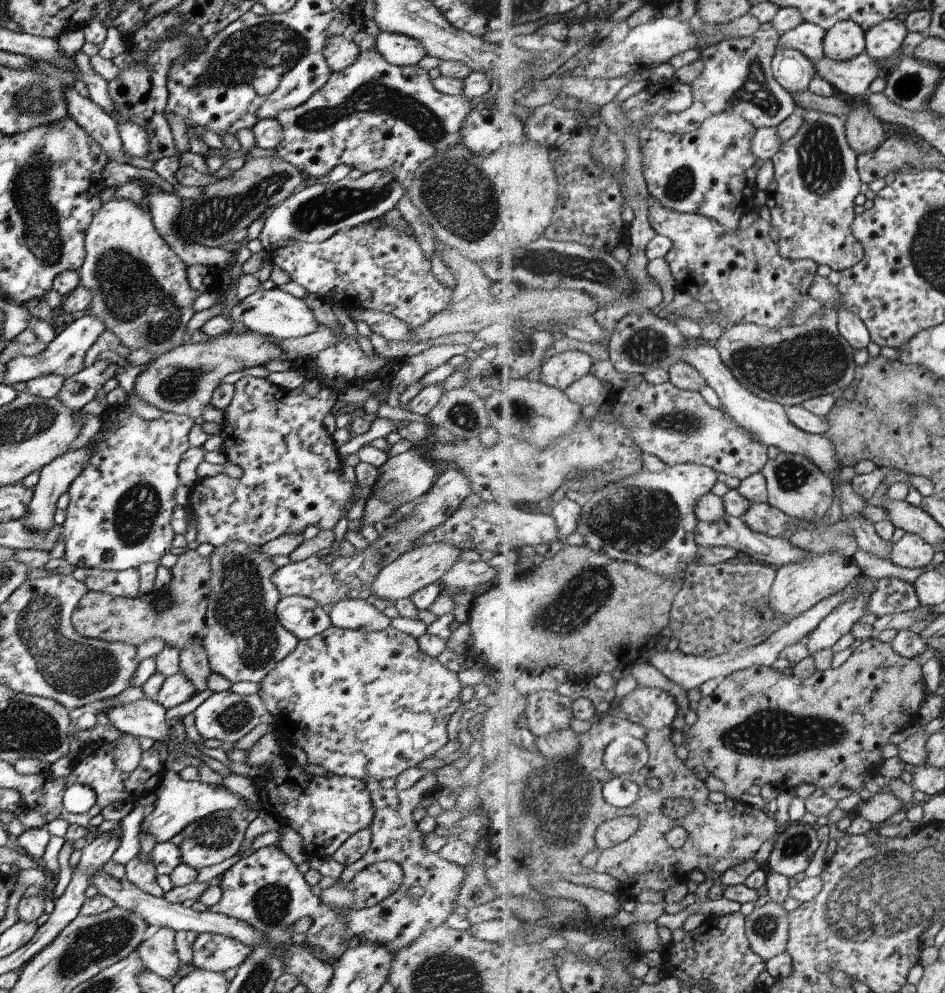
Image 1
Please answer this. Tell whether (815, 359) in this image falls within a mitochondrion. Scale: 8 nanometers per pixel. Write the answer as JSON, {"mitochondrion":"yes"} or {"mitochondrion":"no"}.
{"mitochondrion":"yes"}

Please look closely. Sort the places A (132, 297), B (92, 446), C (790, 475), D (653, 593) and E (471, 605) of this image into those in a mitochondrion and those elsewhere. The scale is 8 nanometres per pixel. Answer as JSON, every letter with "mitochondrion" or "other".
{"A":"mitochondrion","B":"other","C":"mitochondrion","D":"other","E":"other"}

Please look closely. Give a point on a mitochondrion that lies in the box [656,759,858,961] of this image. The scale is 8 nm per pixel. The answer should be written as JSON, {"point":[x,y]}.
{"point":[766,927]}

